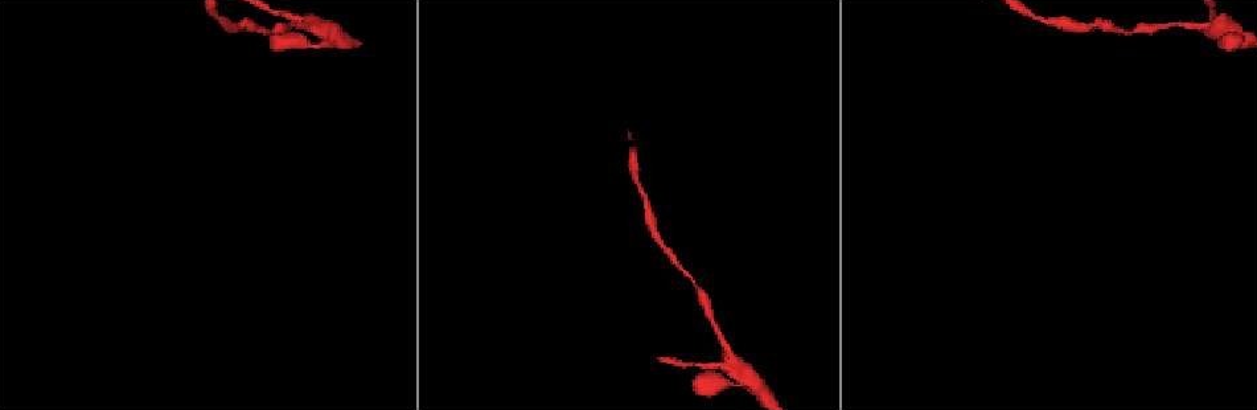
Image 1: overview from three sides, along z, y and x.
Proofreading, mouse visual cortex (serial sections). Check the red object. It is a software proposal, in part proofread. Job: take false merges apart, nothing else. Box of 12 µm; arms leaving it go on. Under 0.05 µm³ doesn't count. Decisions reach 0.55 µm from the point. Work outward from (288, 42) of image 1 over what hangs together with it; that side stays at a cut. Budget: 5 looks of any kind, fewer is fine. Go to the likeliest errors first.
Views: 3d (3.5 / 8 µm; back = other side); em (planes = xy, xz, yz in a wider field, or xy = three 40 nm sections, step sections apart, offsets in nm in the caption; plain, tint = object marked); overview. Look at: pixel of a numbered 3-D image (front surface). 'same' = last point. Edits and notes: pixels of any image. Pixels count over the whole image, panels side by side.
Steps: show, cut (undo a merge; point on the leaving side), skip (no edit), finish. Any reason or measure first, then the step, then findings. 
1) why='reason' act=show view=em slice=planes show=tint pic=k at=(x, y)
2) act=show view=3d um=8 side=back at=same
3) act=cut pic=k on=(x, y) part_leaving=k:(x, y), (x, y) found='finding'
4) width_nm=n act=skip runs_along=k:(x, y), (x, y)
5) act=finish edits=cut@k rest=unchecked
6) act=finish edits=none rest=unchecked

why='arms part here' act=show view=3d um=8 pic=1 at=(330, 38)

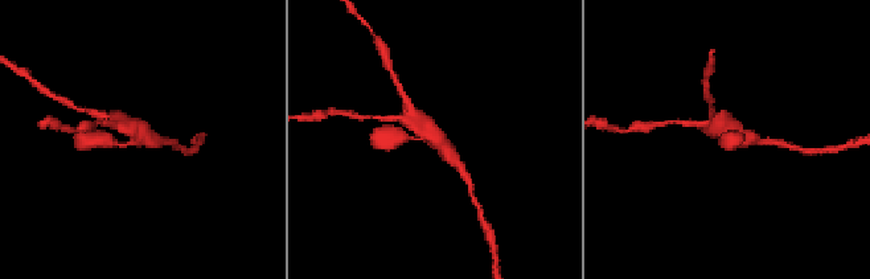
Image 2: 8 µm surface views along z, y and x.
arms=3 arm_widths_nm=250,300,300 why='need the tissue' act=show view=em slice=planes show=tint pic=2 at=(436, 138)

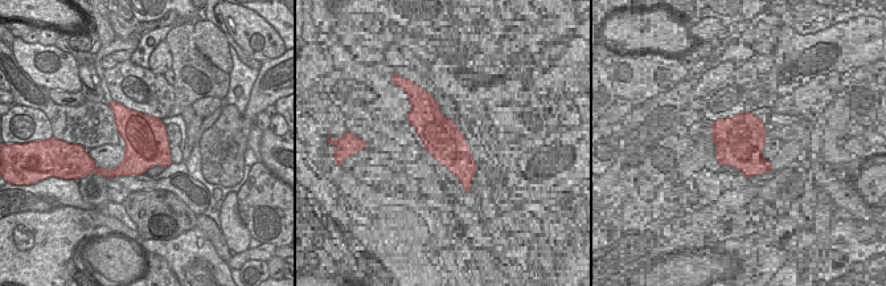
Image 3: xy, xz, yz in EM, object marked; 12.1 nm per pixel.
width_nm=550 act=skip found='continuous, no second cell'

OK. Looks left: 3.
why='a narrow waist' act=show view=3d um=3.5 pic=1 at=(269, 33)

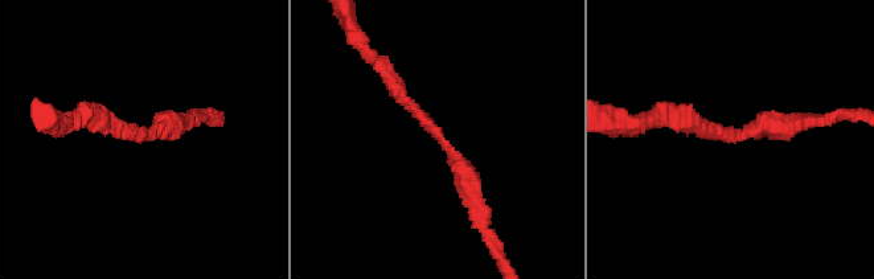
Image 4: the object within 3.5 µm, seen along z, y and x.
arm_widths_nm=200,250 act=show view=em slice=planes show=plain pic=4 at=(442, 141)

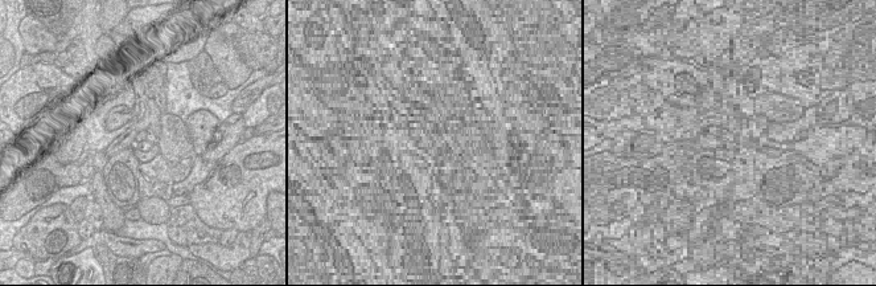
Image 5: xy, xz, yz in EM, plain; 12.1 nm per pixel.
why='with the object marked' act=show view=em slice=planes show=tint at=same

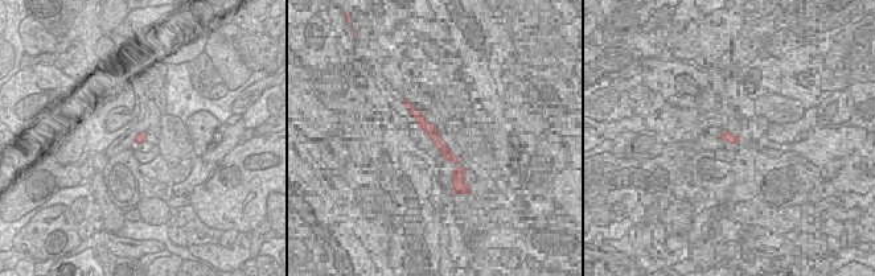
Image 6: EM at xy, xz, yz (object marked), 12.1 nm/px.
act=skip runs_along=4:(479, 213), (459, 163), (390, 78) found='all the same cell'

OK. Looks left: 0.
act=finish edits=none rest=unchecked

